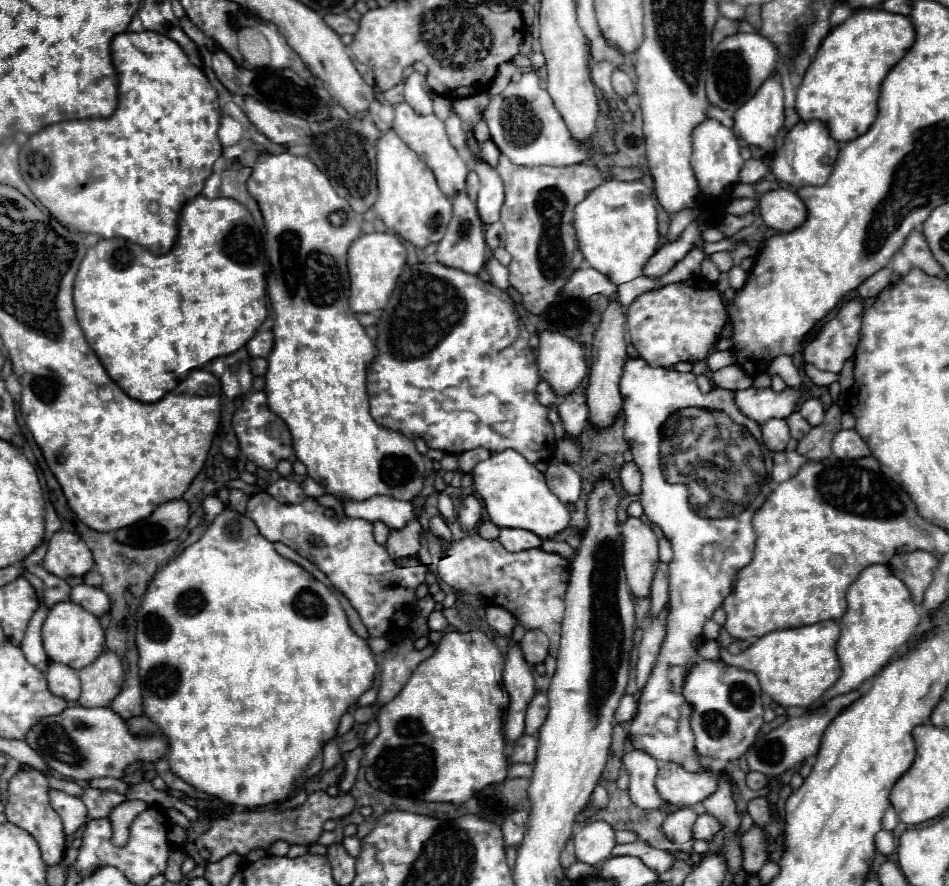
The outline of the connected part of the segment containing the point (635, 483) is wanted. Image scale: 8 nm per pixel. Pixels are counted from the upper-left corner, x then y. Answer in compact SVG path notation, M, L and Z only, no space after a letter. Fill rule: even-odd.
M629 462L621 468L621 486L627 494L639 494L641 492L641 472L635 466L635 462Z

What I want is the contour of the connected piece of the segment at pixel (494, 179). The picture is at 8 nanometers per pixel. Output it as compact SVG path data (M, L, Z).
M473 160L471 168L479 174L479 180L481 180L477 212L479 212L483 224L493 224L499 220L499 210L503 206L503 182L501 182L499 174L485 162Z

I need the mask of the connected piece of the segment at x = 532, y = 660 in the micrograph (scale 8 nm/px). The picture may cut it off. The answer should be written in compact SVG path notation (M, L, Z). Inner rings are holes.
M527 630L527 634L519 642L519 646L521 646L521 652L523 652L527 664L531 664L531 666L545 662L547 654L549 654L549 638L541 630Z

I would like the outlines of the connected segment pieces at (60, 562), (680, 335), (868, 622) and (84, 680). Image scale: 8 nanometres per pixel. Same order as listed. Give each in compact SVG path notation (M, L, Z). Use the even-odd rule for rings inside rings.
M55 532L49 540L49 550L45 556L45 570L59 578L85 576L95 568L95 560L87 544L73 532Z
M693 278L677 284L663 286L661 290L651 290L639 296L627 310L627 330L631 342L635 344L641 358L651 366L675 366L677 362L699 362L709 356L713 342L717 342L723 326L727 322L727 306L717 288L705 278Z
M873 564L859 574L847 590L847 604L849 608L839 620L841 636L837 640L837 656L843 674L837 684L825 692L821 702L857 690L867 678L873 678L897 652L905 648L909 638L915 636L915 628L921 620L905 584L883 564Z
M105 650L93 664L79 670L79 678L83 692L77 702L81 706L109 706L121 692L125 672L121 660Z

